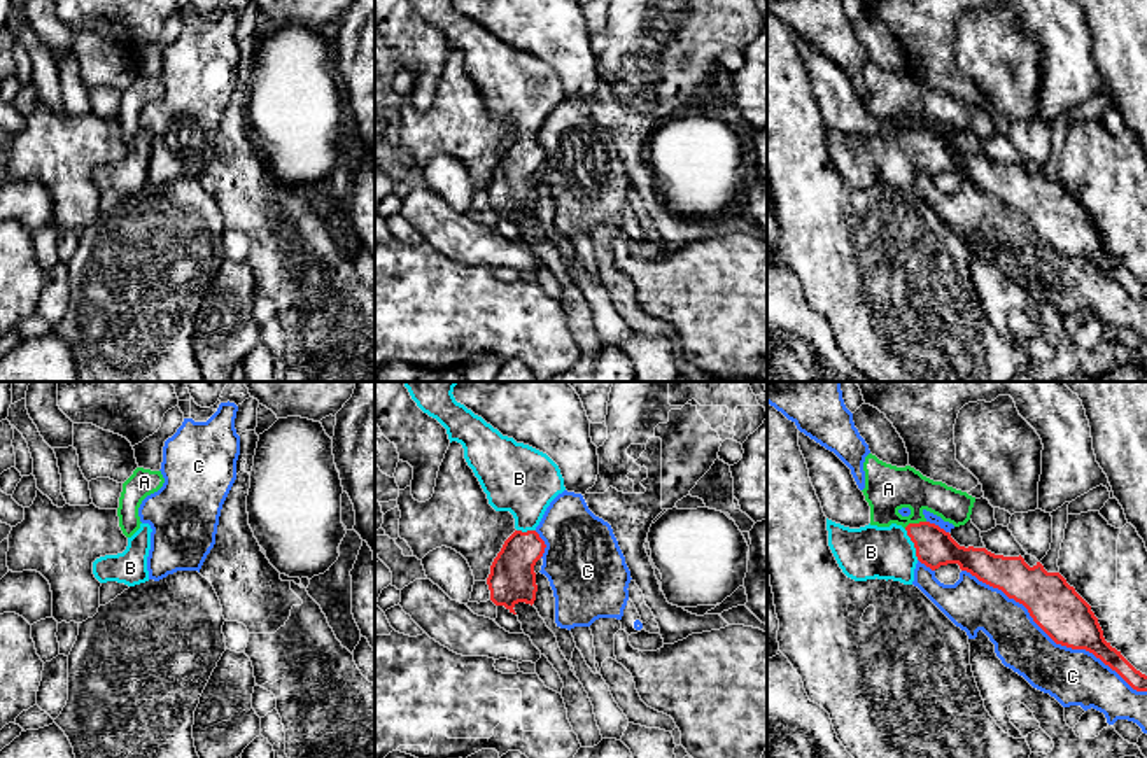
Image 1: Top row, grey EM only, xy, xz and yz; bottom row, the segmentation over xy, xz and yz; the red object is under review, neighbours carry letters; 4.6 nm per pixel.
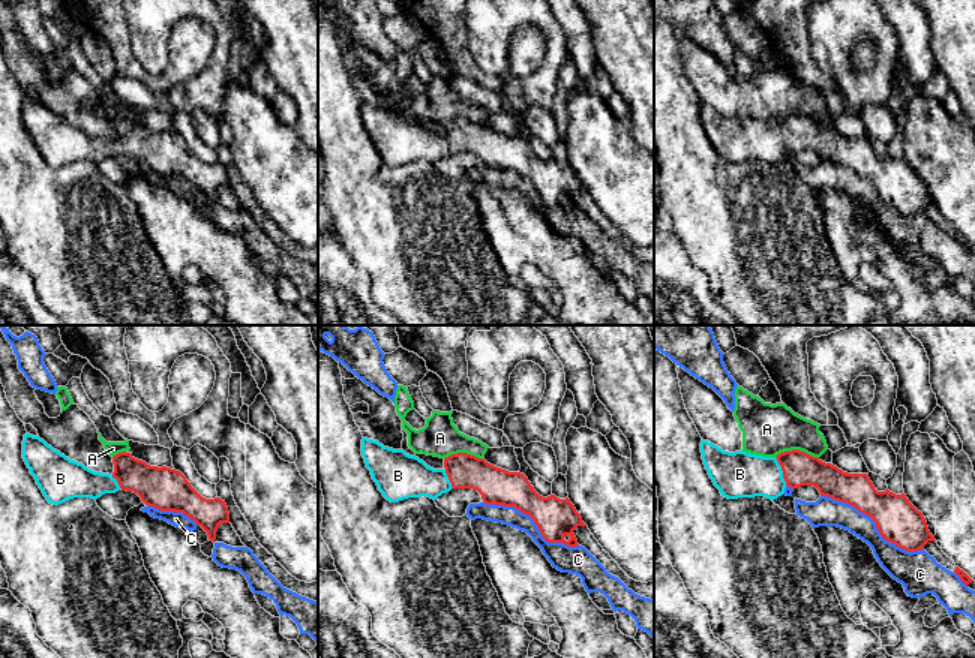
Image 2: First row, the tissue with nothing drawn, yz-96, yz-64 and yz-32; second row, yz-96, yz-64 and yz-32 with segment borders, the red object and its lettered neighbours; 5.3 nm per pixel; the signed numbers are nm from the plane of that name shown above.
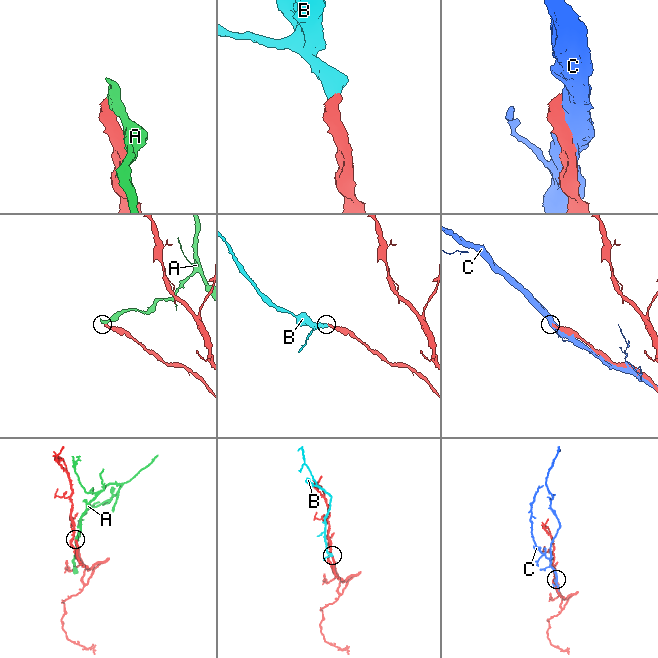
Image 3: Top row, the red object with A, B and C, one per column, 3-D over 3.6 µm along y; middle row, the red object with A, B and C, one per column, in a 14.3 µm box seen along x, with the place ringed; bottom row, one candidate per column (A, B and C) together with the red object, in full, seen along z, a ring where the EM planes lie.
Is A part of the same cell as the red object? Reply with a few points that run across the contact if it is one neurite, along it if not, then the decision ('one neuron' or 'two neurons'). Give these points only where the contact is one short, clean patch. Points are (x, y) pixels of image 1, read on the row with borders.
yz (925, 520), (904, 527) | two neurons

